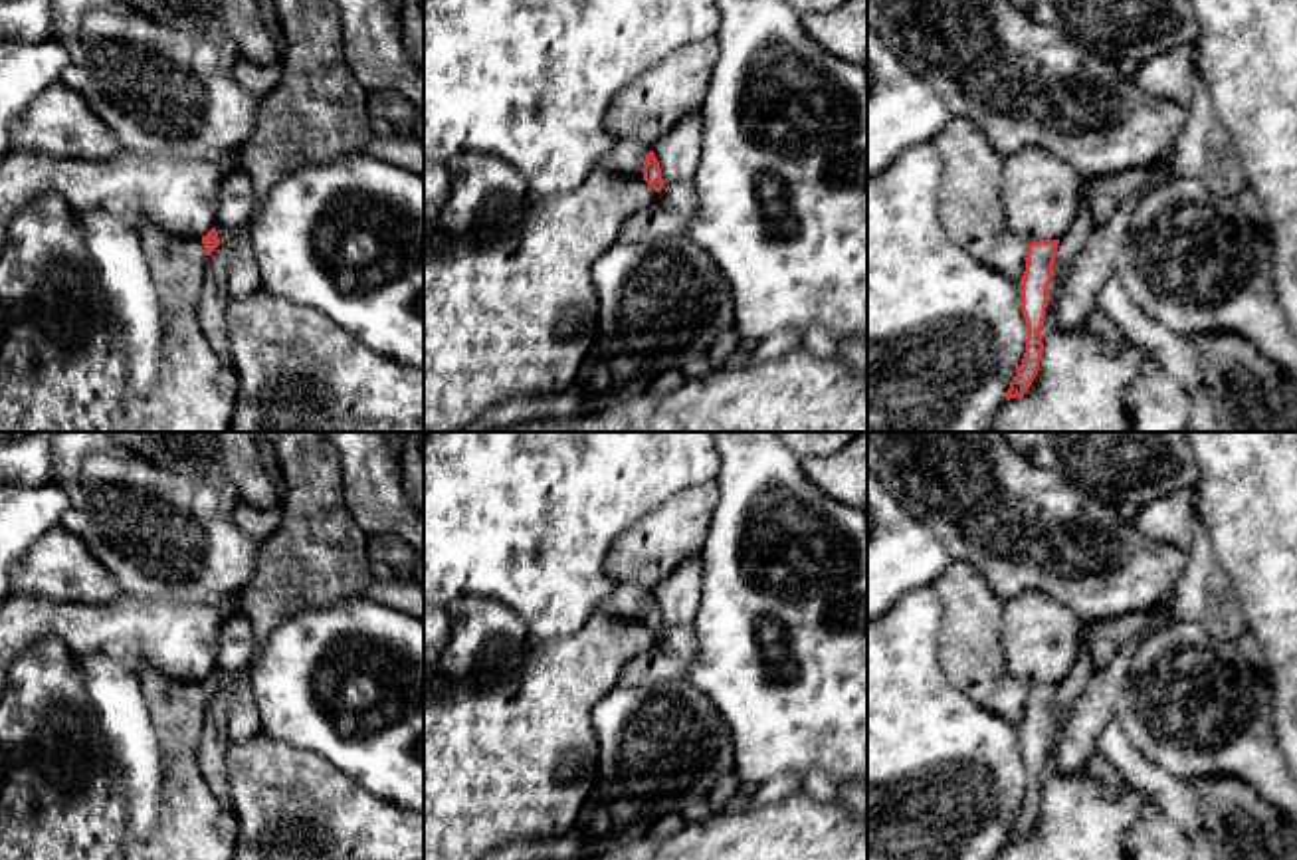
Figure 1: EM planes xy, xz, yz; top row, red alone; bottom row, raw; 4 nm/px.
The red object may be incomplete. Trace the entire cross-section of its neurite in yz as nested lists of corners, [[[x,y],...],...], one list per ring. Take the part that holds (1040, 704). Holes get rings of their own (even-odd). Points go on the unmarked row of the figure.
[[[1059,684],[1028,688],[1026,715],[1022,719],[1022,757],[1028,769],[1026,797],[1018,818],[1010,826],[1006,844],[1022,840],[1032,830],[1042,805],[1042,771],[1048,751],[1048,731],[1053,717]]]

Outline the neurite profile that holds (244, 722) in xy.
[[[216,670],[220,688],[228,694],[228,737],[230,743],[246,741],[259,733],[259,711],[255,707],[249,682],[244,682],[238,672]]]

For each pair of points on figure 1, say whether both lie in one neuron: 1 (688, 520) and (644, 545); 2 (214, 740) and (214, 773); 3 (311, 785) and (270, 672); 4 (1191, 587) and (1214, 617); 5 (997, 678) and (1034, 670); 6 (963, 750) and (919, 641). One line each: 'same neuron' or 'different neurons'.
1: same neuron
2: same neuron
3: different neurons
4: different neurons
5: different neurons
6: same neuron

